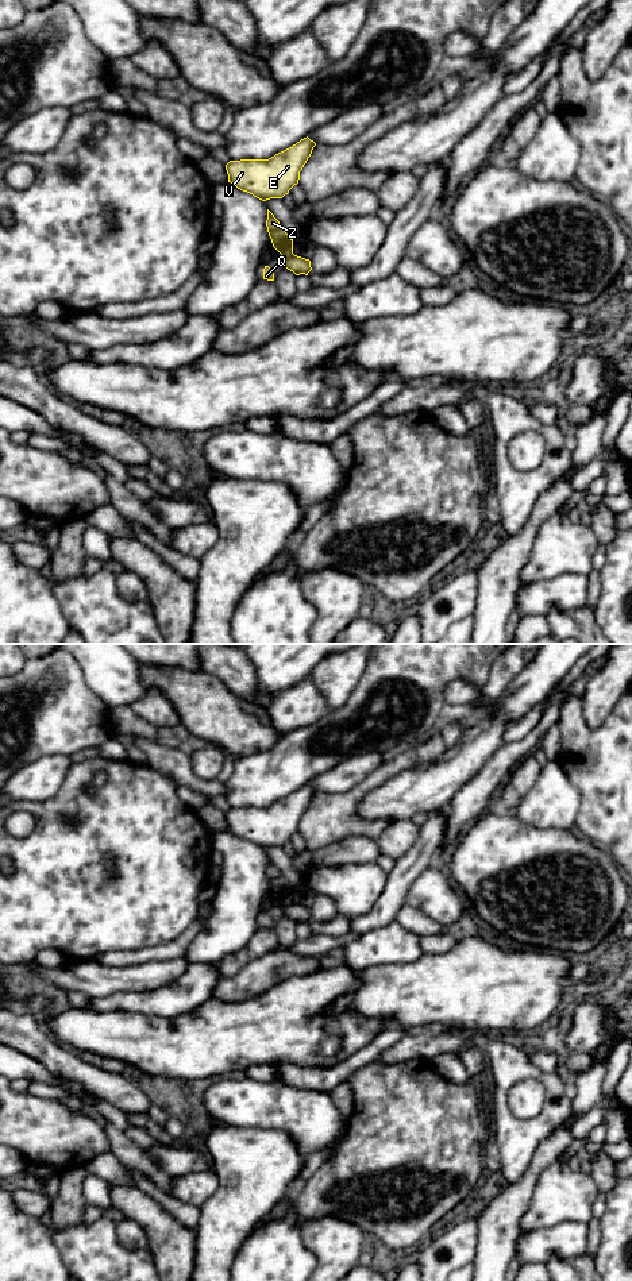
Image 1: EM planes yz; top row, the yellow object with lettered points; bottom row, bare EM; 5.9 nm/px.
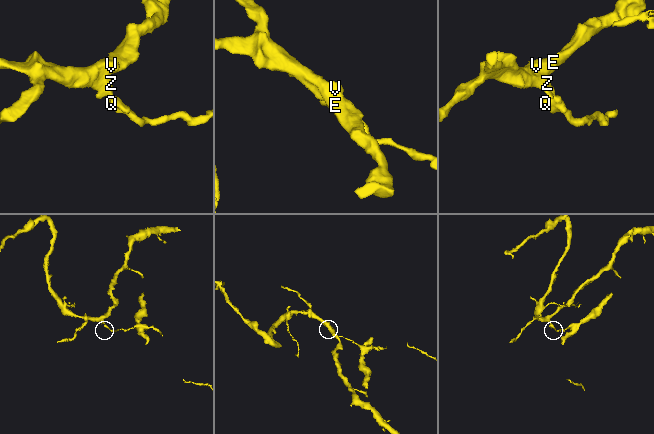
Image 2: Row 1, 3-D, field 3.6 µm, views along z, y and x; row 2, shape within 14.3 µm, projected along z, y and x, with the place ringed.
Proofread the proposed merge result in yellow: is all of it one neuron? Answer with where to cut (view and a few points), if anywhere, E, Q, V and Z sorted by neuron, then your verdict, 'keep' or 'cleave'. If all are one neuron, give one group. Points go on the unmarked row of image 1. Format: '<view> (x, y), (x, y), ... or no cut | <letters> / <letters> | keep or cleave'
yz (292, 901), (285, 906) | E V Z / Q | cleave

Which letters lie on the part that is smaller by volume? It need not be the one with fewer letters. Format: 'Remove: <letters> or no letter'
Remove: Q

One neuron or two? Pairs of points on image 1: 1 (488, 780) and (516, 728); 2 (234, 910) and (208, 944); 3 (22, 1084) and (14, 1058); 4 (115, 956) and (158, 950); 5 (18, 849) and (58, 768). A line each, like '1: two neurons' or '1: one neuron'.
1: two neurons
2: one neuron
3: two neurons
4: one neuron
5: two neurons

